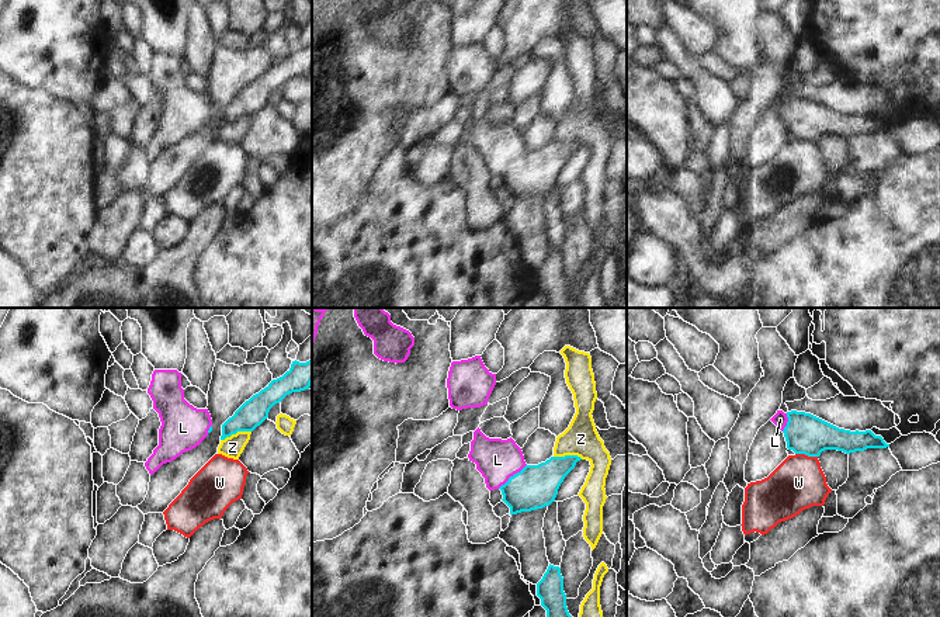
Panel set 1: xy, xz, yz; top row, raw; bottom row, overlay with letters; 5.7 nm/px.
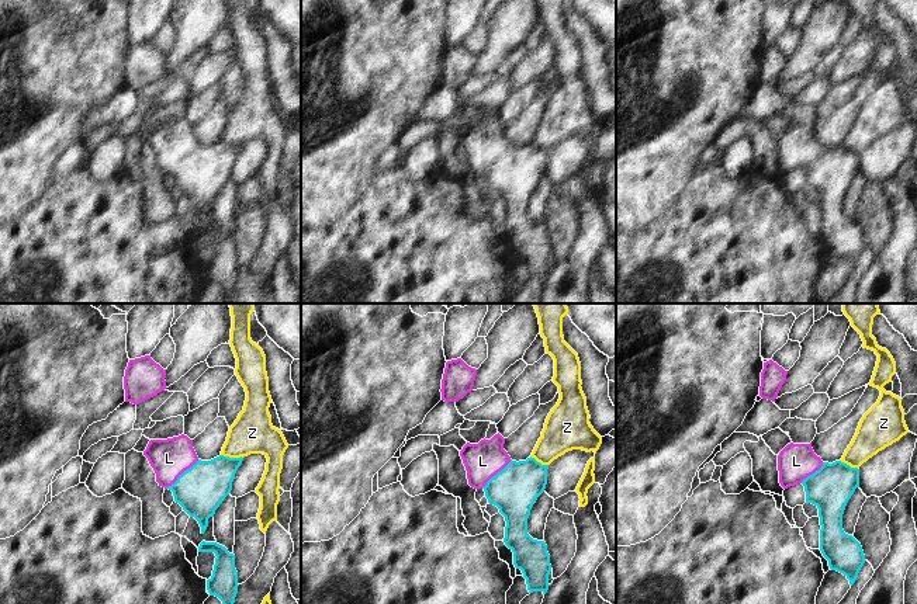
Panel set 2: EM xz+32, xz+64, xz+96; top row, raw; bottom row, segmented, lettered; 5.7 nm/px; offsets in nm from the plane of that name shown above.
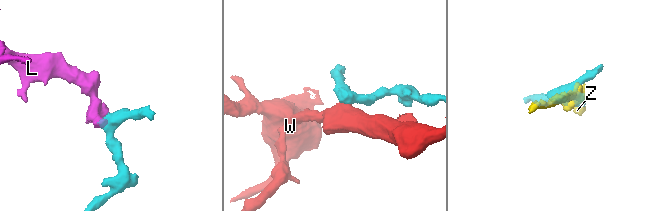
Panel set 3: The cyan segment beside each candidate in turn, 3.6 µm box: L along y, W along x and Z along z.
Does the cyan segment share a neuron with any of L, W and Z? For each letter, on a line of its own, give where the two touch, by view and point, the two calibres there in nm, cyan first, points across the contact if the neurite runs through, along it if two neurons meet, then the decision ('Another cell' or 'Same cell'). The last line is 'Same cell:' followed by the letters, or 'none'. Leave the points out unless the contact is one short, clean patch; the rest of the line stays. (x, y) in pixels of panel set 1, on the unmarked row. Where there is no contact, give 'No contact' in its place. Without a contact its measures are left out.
L: Touches cyan at xz (513, 160). Thickness 260 nm (cyan) against 240 nm. Path across: xz (536, 172), (524, 172), (513, 160), (498, 145). Same cell
W: Touches cyan at yz (807, 139). Thickness 220 nm (cyan) against 300 nm. Boundary: yz (795, 138), (817, 142). Another cell
Z: Touches cyan at xy (235, 118). Thickness 160 nm (cyan) against 120 nm. Another cell
Same cell: L.

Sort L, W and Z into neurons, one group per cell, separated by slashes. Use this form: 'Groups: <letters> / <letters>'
Groups: L / W / Z

